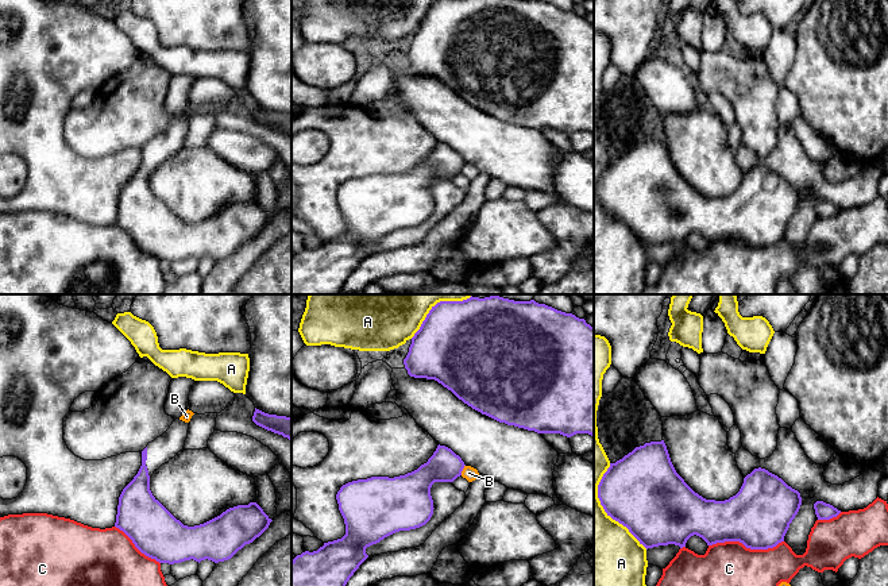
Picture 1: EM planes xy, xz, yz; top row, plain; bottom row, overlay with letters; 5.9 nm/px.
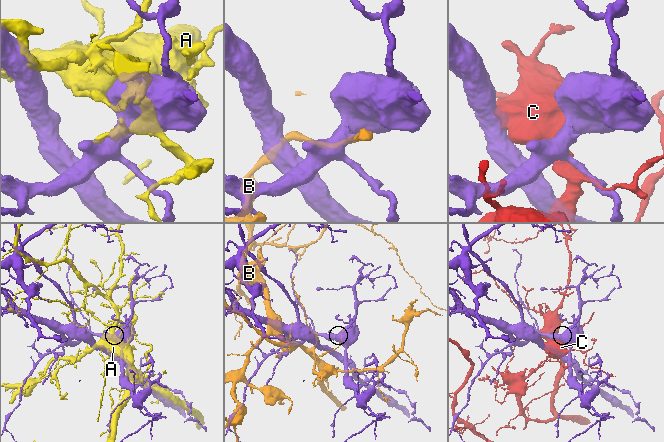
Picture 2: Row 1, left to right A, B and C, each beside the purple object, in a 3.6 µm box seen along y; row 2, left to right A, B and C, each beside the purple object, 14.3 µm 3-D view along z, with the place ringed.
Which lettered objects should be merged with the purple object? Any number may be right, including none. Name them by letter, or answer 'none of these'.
none of these

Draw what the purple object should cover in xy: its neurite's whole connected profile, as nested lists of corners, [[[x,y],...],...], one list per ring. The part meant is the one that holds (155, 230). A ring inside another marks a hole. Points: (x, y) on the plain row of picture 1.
[[[175,116],[170,126],[142,149],[142,163],[134,177],[119,194],[115,224],[123,228],[146,254],[159,261],[181,261],[185,258],[212,258],[215,261],[231,257],[246,242],[259,235],[273,219],[256,200],[238,203],[220,213],[194,224],[184,223],[151,190],[150,174],[165,161],[184,147],[189,120]]]

